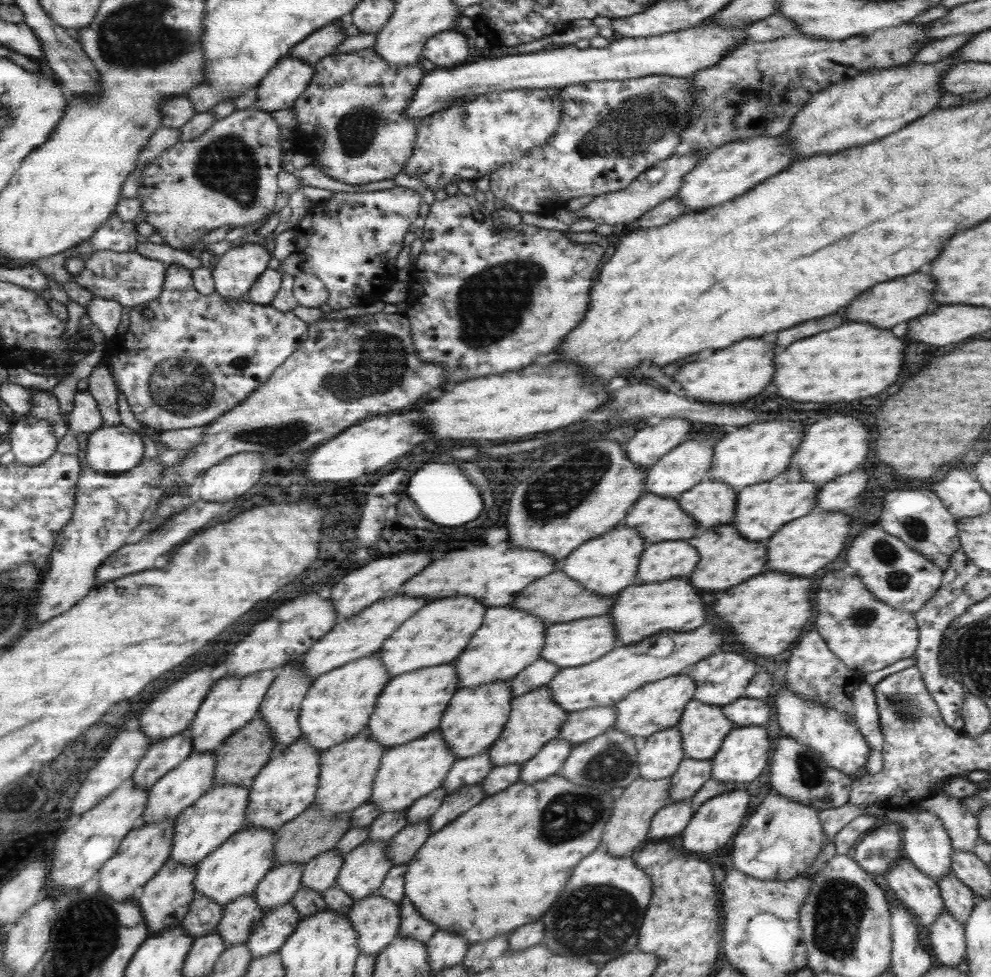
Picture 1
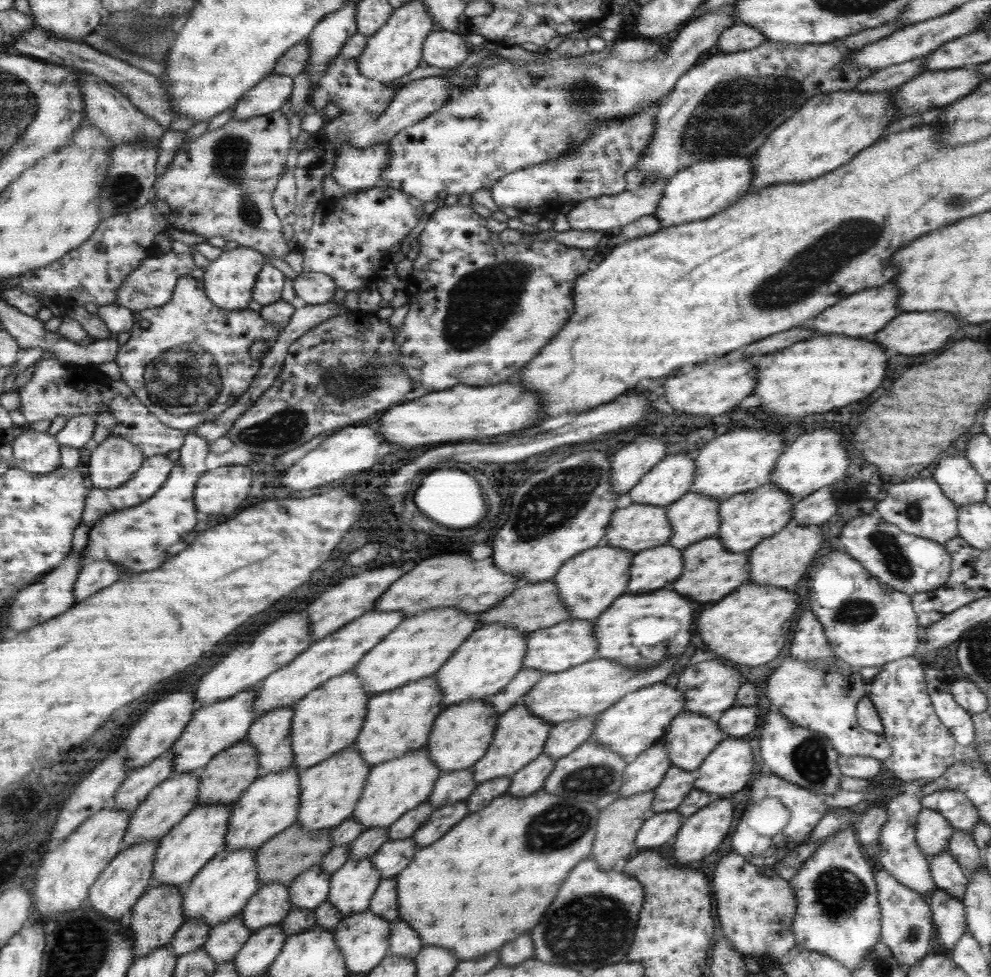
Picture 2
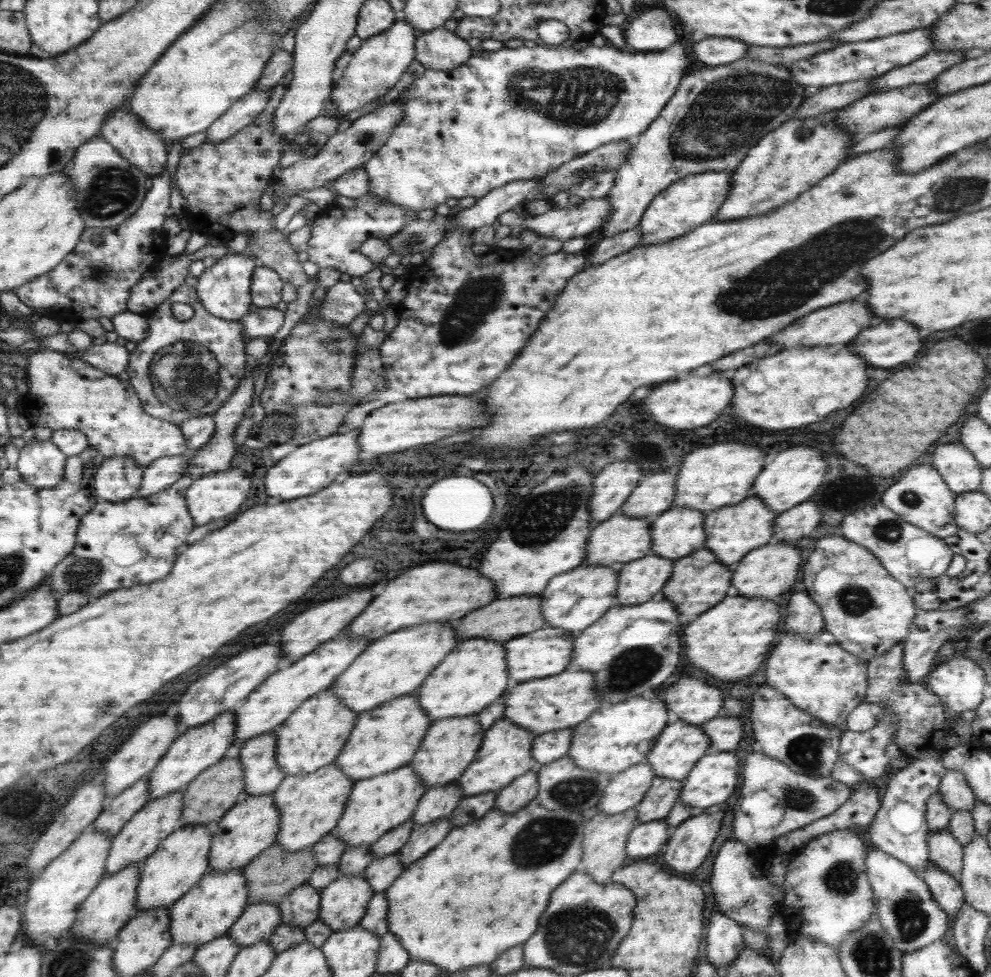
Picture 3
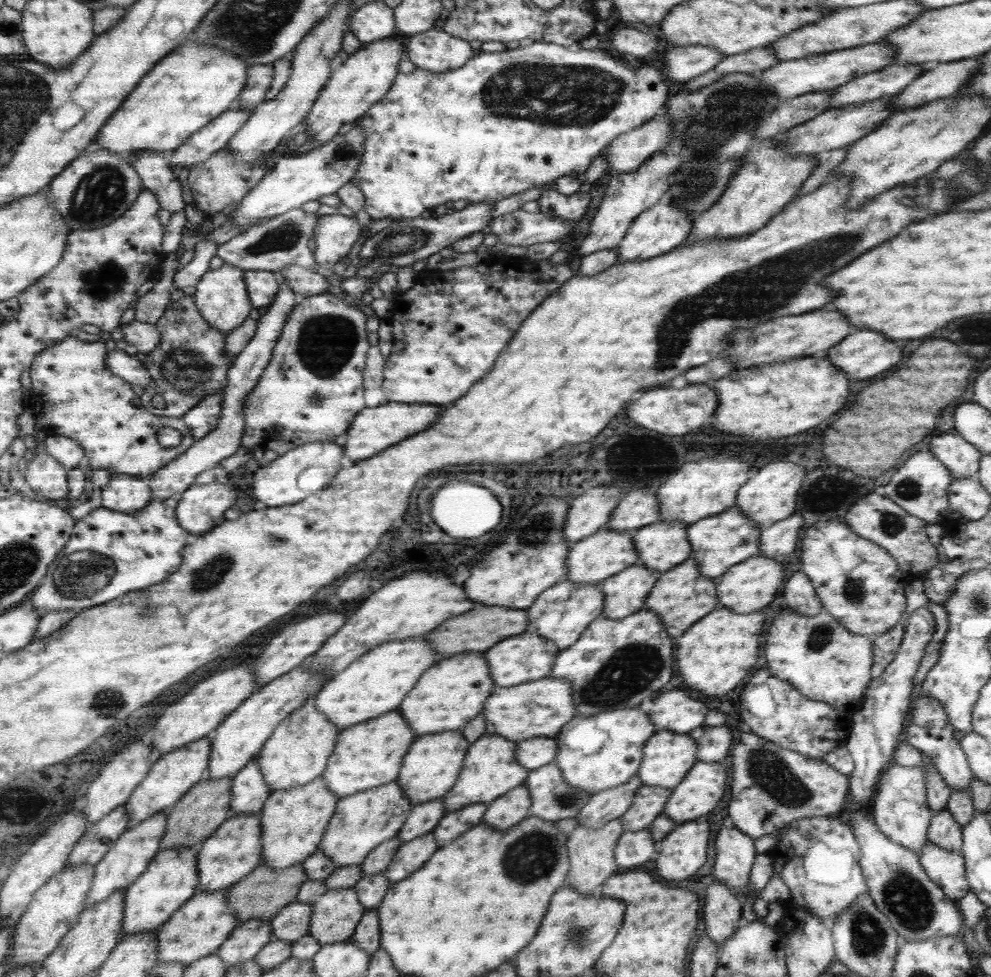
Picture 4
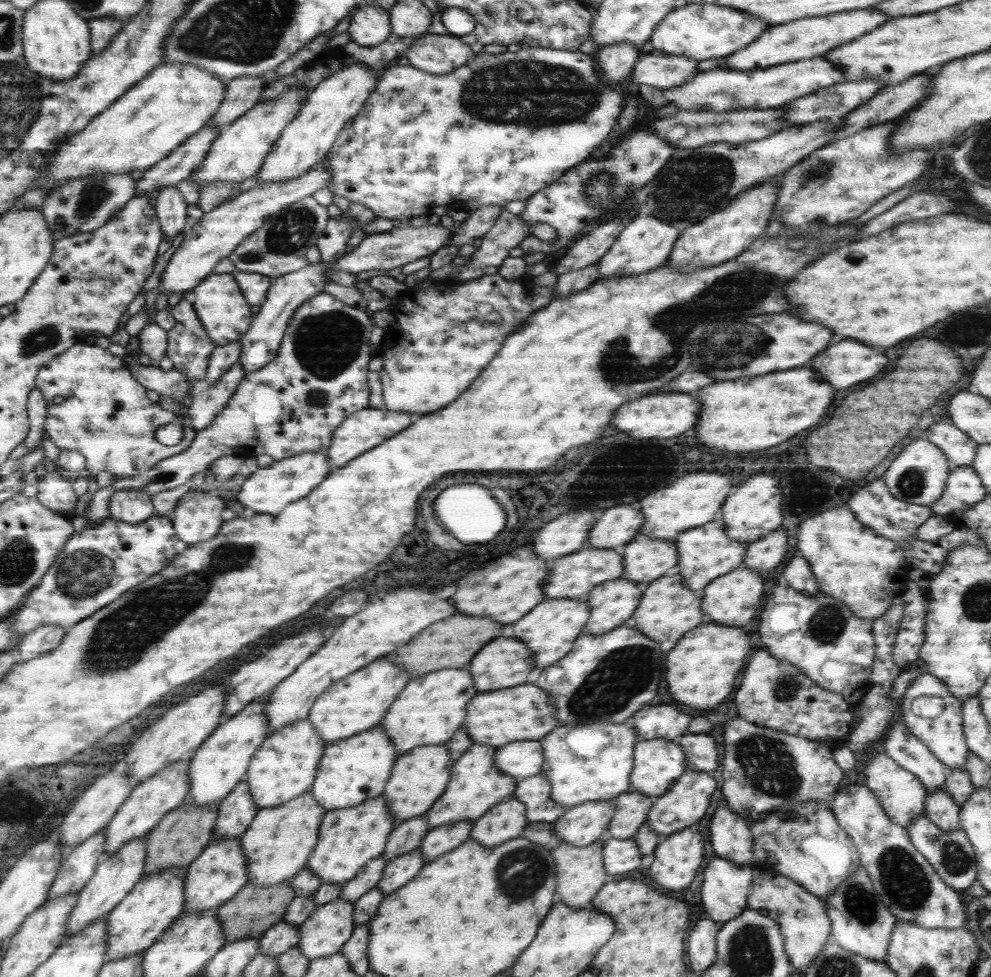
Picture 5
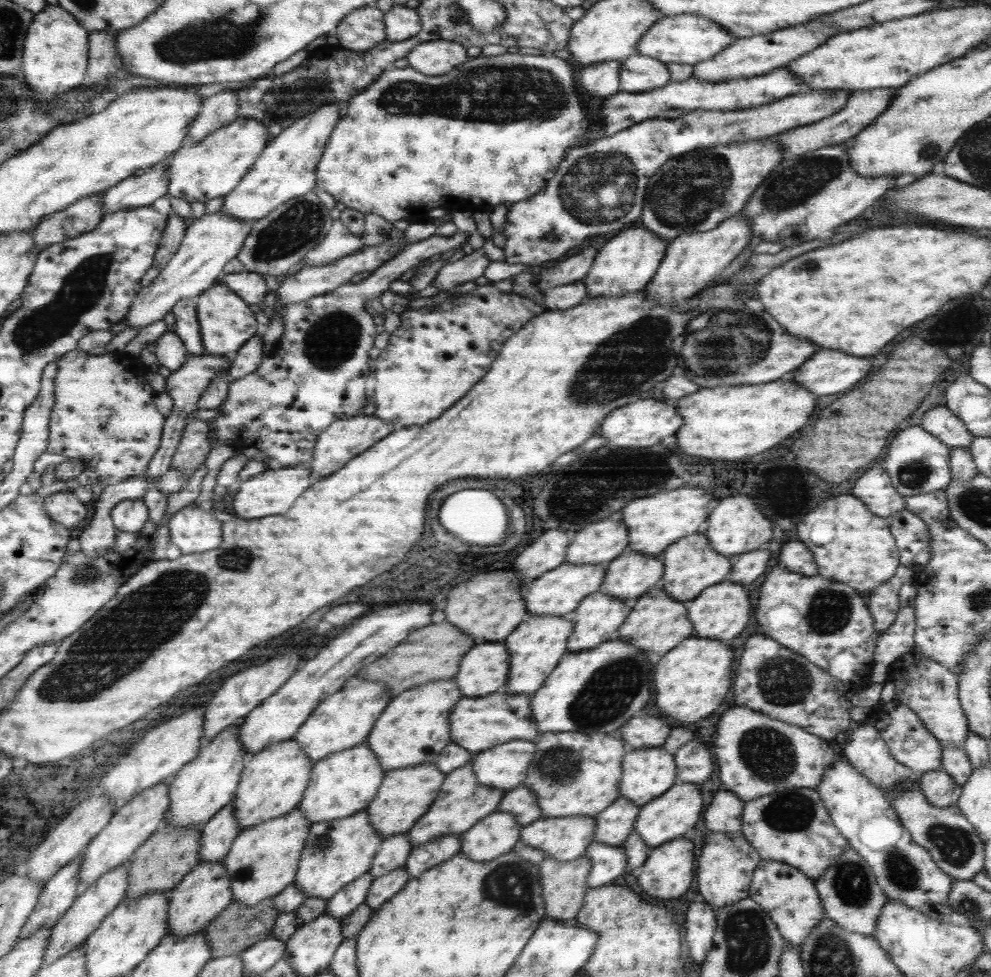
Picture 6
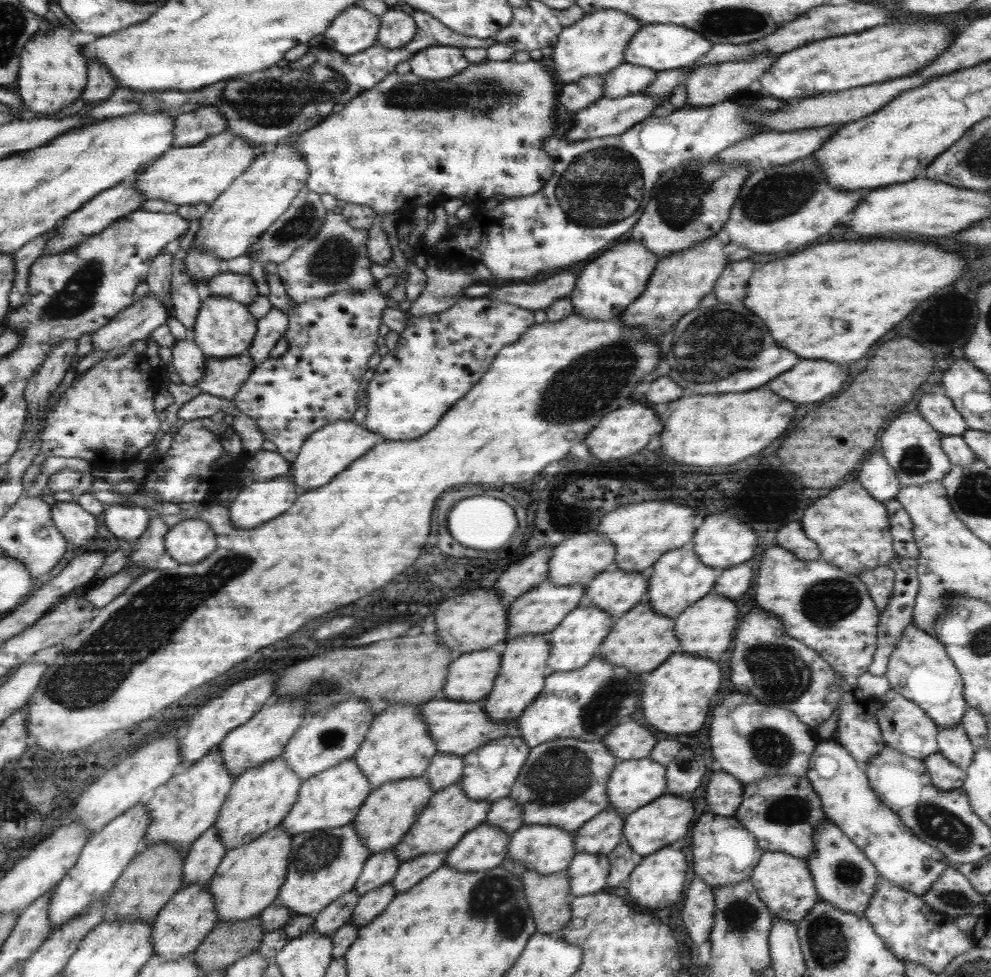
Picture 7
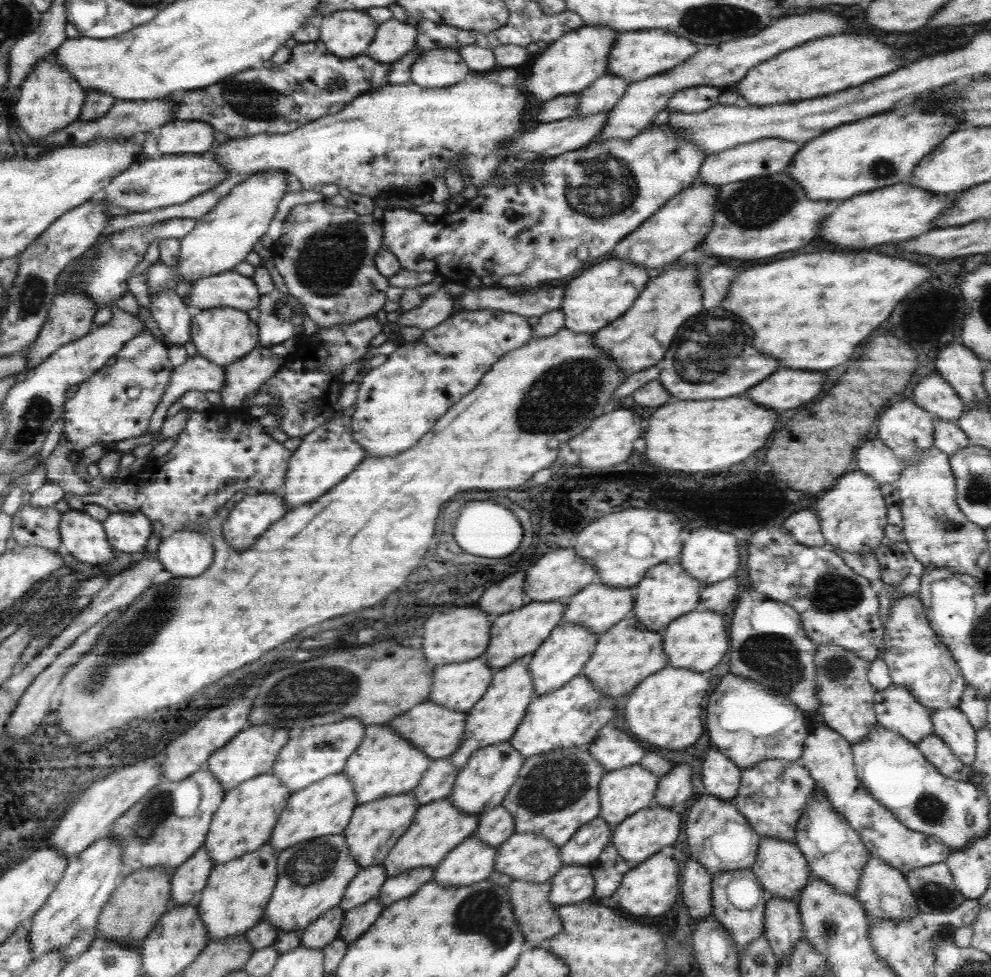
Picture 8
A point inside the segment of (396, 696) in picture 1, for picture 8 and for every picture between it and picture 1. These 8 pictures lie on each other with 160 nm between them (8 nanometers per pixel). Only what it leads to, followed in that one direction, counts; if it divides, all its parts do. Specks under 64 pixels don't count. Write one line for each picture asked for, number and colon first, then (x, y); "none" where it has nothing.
2: (397, 721)
3: (385, 737)
4: (367, 754)
5: (353, 769)
6: (341, 783)
7: (329, 799)
8: (324, 807)

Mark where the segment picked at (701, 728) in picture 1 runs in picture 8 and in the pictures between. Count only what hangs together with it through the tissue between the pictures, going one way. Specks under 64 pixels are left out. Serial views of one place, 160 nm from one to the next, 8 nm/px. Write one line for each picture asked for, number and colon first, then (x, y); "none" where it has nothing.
2: (689, 738)
3: (678, 746)
4: (666, 757)
5: (657, 763)
6: (646, 773)
7: (633, 783)
8: (621, 792)

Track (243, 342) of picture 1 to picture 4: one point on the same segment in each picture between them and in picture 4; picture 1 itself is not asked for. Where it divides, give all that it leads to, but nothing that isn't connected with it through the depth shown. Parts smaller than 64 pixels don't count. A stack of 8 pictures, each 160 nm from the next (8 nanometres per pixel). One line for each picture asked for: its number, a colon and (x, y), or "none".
2: (193, 361)
3: (181, 370)
4: (188, 362)

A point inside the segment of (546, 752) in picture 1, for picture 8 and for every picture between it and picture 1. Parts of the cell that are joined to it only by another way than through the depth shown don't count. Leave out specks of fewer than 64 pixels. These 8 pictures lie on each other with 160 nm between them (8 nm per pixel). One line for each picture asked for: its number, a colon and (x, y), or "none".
2: (526, 780)
3: (517, 794)
4: (506, 810)
5: (505, 820)
6: (492, 836)
7: (484, 847)
8: (471, 861)

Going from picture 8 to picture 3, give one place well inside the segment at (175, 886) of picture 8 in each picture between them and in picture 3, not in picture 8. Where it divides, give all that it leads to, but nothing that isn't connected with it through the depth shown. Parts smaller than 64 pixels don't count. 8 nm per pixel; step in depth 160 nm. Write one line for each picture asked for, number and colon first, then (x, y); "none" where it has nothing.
3: (260, 774)
4: (248, 792)
5: (235, 811)
6: (216, 835)
7: (200, 862)

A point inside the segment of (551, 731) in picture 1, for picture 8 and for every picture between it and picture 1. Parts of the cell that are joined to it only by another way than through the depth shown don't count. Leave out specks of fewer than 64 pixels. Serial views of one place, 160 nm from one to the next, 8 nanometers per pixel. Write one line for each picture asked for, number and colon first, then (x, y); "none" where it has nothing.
2: (518, 737)
3: (504, 753)
4: (489, 768)
5: (475, 784)
6: (461, 801)
7: (449, 814)
8: (436, 827)

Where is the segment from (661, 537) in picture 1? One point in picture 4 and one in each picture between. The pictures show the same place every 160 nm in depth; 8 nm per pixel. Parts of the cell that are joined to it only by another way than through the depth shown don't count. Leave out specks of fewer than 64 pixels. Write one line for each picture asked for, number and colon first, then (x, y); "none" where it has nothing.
2: (632, 527)
3: (619, 538)
4: (593, 558)

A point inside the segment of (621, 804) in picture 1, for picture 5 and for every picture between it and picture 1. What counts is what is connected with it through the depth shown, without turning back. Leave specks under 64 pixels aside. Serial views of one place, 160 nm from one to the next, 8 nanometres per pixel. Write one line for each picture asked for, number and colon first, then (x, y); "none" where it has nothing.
2: (616, 825)
3: (603, 839)
4: (589, 852)
5: (578, 871)

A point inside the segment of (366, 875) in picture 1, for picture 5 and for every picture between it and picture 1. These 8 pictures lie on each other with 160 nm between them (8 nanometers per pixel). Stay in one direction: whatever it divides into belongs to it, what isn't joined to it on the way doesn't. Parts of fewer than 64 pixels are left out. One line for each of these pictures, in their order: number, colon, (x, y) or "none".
2: (350, 888)
3: (341, 904)
4: (334, 915)
5: (326, 928)

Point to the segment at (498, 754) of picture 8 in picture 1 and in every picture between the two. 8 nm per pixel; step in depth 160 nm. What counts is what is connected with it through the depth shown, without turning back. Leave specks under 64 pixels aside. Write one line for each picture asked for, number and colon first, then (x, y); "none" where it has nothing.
1: (579, 726)
2: (563, 737)
3: (548, 746)
4: (532, 753)
5: (523, 758)
6: (503, 767)
7: (488, 772)

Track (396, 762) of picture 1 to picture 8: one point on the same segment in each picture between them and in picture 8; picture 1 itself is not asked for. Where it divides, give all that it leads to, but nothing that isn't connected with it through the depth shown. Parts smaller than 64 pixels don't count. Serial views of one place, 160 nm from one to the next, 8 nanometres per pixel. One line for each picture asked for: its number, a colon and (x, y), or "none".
2: (391, 787)
3: (375, 805)
4: (360, 821)
5: (347, 838)
6: (335, 852)
7: (323, 864)
8: (311, 877)

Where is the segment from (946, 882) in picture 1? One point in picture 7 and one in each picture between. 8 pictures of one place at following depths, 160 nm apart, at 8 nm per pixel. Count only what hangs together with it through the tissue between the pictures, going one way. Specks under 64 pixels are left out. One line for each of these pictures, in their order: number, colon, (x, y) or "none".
2: (947, 875)
3: (943, 850)
4: (942, 831)
5: (938, 807)
6: (938, 788)
7: (943, 775)

